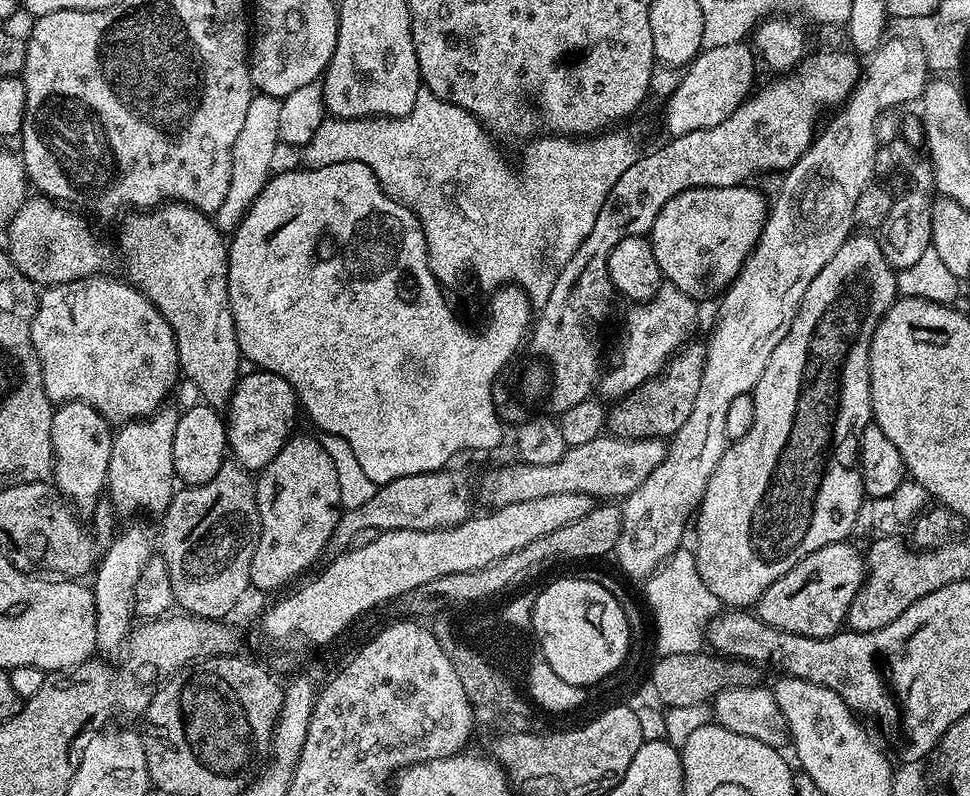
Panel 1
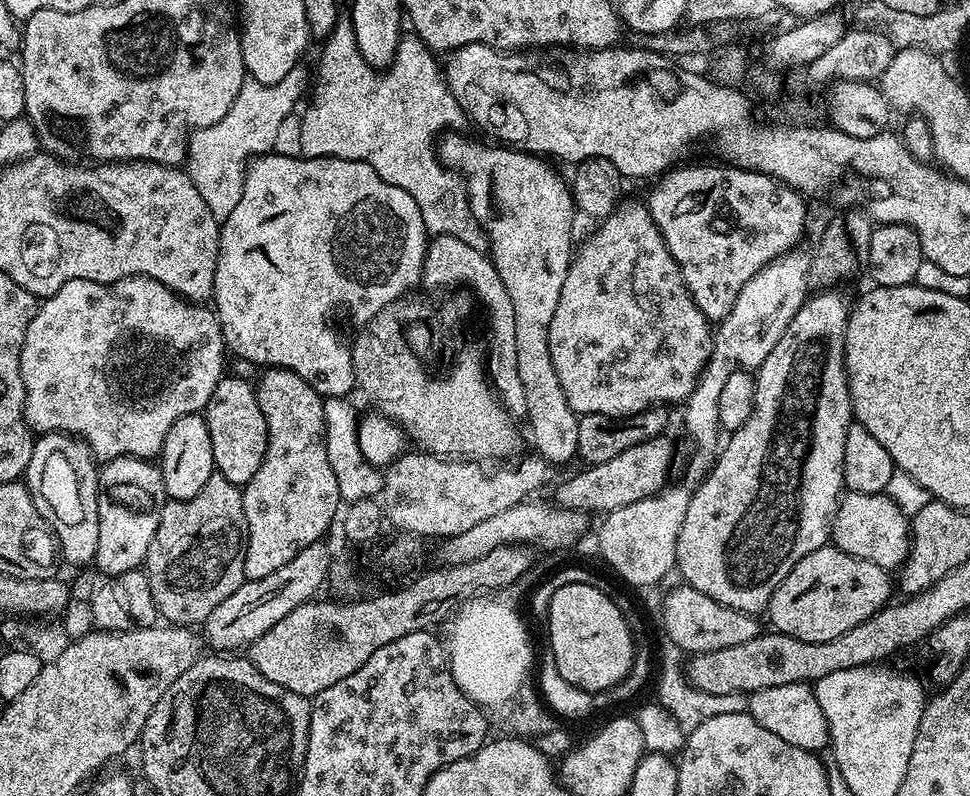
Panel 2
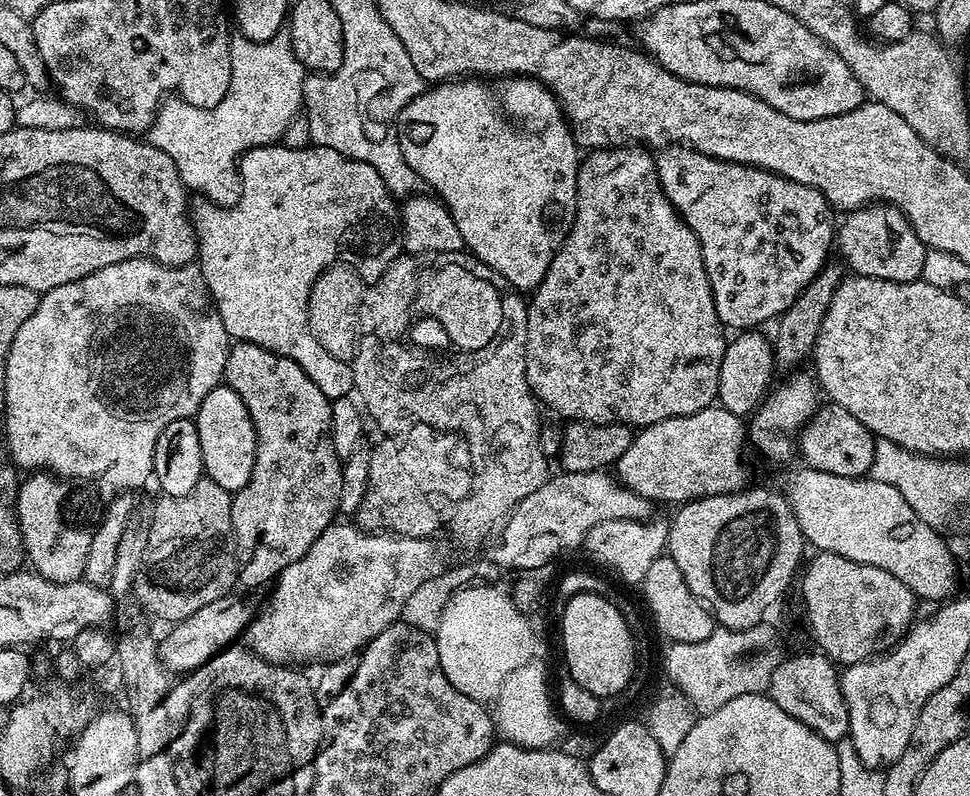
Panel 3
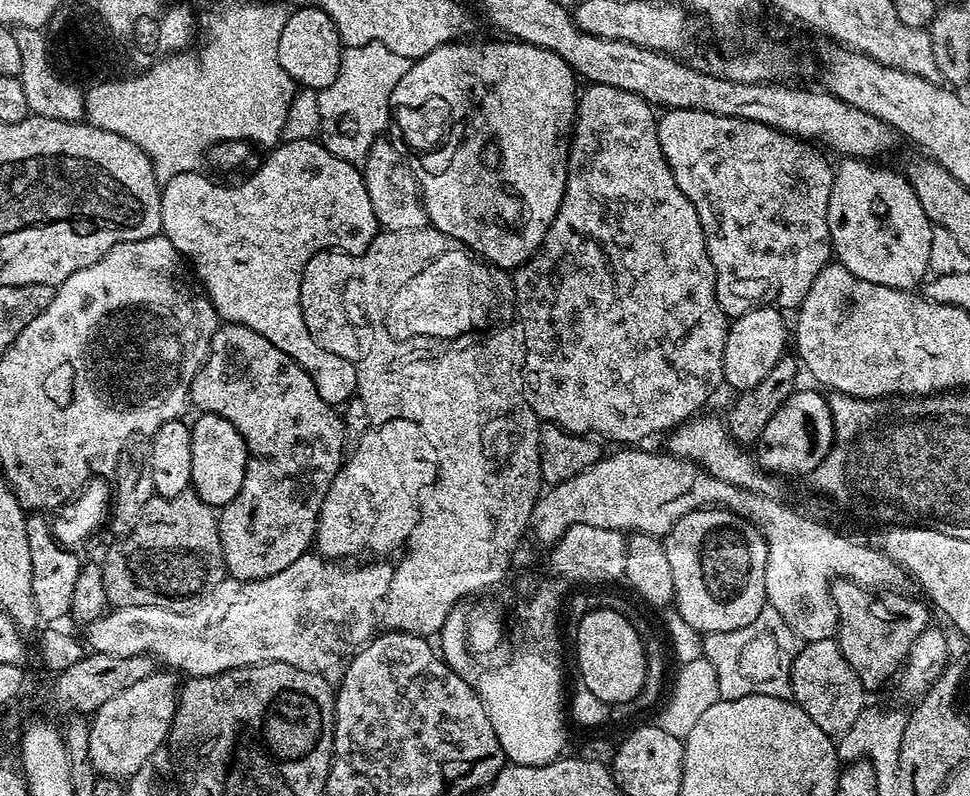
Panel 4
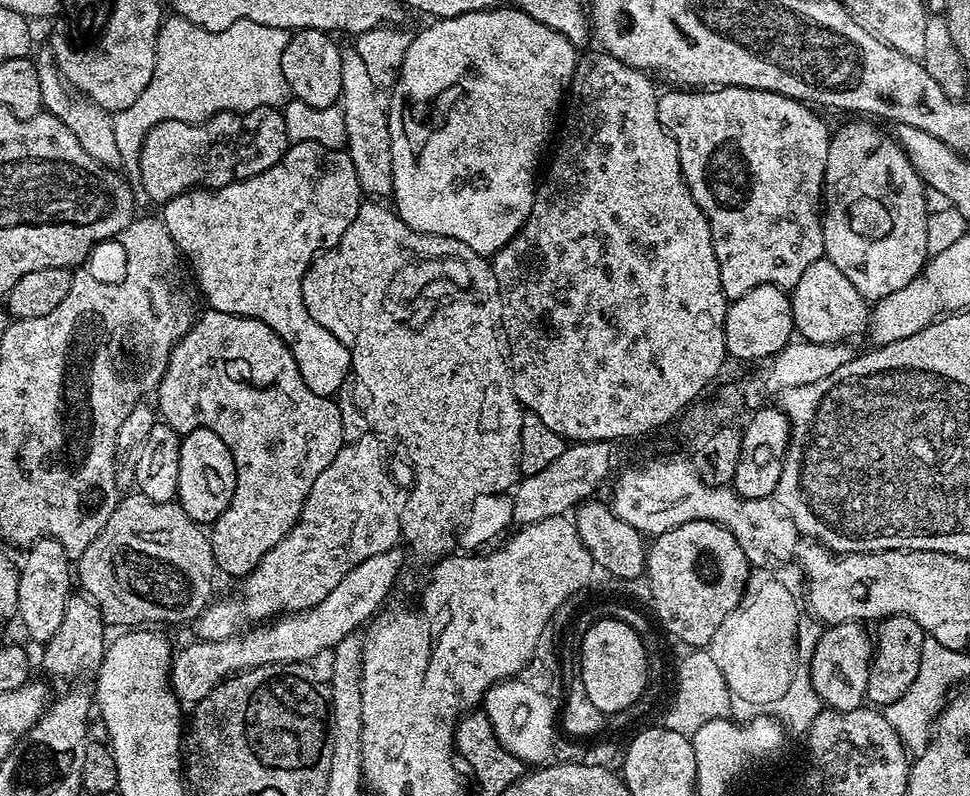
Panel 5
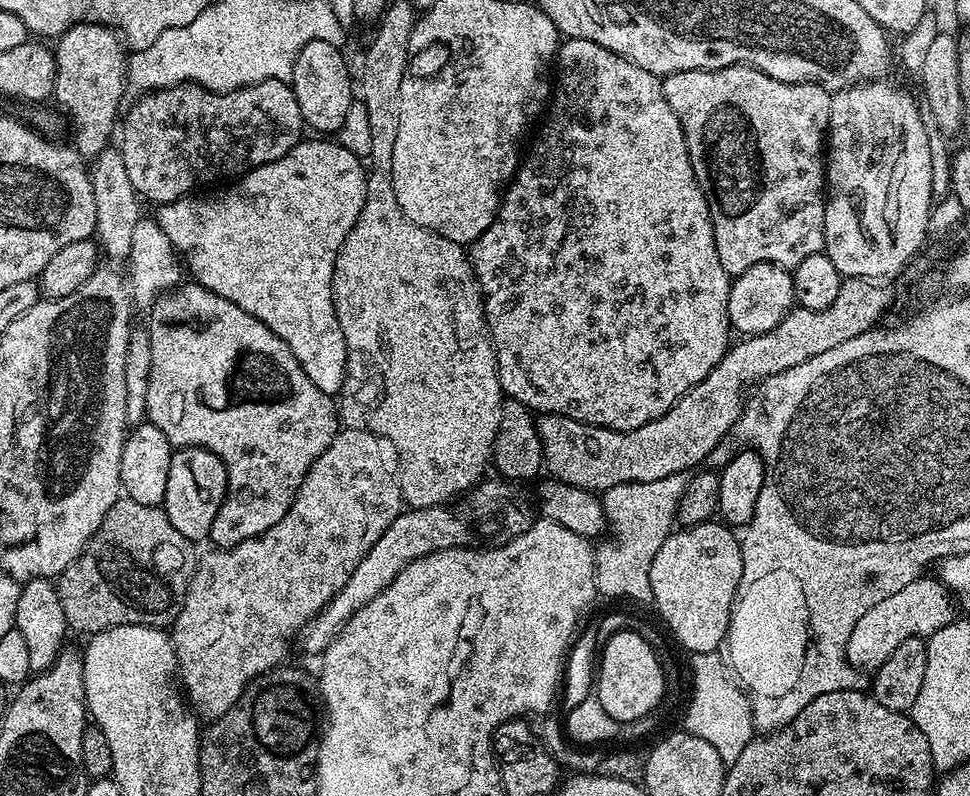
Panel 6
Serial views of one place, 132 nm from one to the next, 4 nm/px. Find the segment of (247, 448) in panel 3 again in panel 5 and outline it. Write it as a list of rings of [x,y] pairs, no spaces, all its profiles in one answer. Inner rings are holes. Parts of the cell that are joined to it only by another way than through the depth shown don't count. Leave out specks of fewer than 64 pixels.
[[[196,428],[187,433],[180,441],[180,457],[178,458],[178,490],[176,500],[180,508],[195,524],[211,526],[217,518],[226,510],[232,501],[234,486],[236,485],[236,467],[234,458],[209,428]]]

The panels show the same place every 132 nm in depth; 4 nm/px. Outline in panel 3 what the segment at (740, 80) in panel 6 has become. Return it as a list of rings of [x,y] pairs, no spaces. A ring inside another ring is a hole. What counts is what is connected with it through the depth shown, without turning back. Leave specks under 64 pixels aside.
[[[669,146],[663,149],[658,160],[658,171],[660,173],[660,185],[666,194],[666,198],[670,198],[670,202],[675,206],[681,220],[686,222],[686,226],[690,226],[690,230],[694,230],[694,234],[698,238],[702,258],[706,266],[706,274],[710,278],[714,306],[718,310],[720,323],[724,325],[725,329],[752,330],[757,326],[764,326],[760,324],[766,323],[767,320],[769,322],[775,321],[790,307],[797,294],[829,263],[828,251],[831,248],[833,251],[834,248],[834,233],[838,228],[838,220],[834,215],[832,205],[818,190],[814,190],[810,186],[802,186],[798,182],[788,180],[785,176],[775,176],[773,172],[767,172],[761,168],[752,168],[748,164],[731,164],[728,160],[719,160],[713,156],[707,156],[698,149],[687,146]]]

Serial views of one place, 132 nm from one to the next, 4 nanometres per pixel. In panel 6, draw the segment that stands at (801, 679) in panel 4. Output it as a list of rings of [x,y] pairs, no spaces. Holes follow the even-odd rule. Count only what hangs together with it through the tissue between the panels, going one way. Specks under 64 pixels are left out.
[[[921,574],[917,580],[902,586],[898,594],[890,594],[890,598],[882,598],[882,602],[874,602],[858,622],[854,622],[854,630],[850,630],[848,639],[848,654],[846,659],[853,668],[865,673],[875,673],[894,654],[894,650],[906,638],[919,636],[927,638],[948,624],[953,623],[952,608],[954,597],[939,579],[930,580],[926,574]]]

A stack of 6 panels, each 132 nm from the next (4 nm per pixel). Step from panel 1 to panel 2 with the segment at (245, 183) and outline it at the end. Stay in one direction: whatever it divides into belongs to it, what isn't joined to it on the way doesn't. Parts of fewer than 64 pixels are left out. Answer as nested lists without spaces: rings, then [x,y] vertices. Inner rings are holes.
[[[292,68],[281,81],[272,85],[264,85],[251,78],[245,79],[226,118],[222,118],[217,124],[197,128],[189,135],[186,171],[198,194],[202,194],[206,206],[210,206],[210,214],[214,214],[217,220],[223,222],[238,206],[244,189],[246,165],[253,158],[273,151],[274,138],[277,137],[282,118],[292,114],[300,95],[303,92],[305,95],[306,80],[304,84],[302,68]]]

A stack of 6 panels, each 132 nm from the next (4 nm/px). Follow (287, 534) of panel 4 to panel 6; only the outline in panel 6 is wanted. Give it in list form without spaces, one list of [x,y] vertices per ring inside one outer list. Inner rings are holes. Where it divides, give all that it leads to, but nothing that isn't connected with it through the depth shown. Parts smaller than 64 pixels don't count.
[[[195,282],[181,283],[173,289],[157,295],[155,300],[156,305],[152,308],[152,321],[147,321],[146,324],[148,345],[152,355],[150,378],[146,386],[146,420],[147,423],[158,426],[158,430],[162,430],[162,434],[166,434],[173,449],[205,448],[219,458],[222,466],[226,466],[228,492],[218,510],[218,518],[214,518],[210,540],[211,543],[216,543],[213,545],[217,549],[233,548],[238,546],[238,542],[246,542],[250,538],[261,536],[263,532],[270,530],[270,526],[274,526],[278,522],[282,522],[282,518],[286,518],[292,505],[292,497],[302,486],[310,466],[323,454],[326,446],[330,446],[330,442],[337,434],[337,405],[334,403],[333,397],[327,396],[325,392],[318,390],[318,386],[314,386],[314,382],[310,382],[306,370],[302,370],[302,366],[298,362],[298,358],[294,358],[290,346],[286,346],[286,342],[282,342],[282,338],[278,338],[278,334],[271,332],[261,320],[246,314],[246,310],[234,306],[234,302],[226,302],[226,298],[206,290],[201,284]]]

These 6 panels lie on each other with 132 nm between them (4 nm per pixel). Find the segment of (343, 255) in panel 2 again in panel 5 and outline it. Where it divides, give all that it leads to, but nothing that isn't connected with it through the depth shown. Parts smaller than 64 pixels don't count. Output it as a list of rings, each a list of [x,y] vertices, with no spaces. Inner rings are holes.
[[[304,141],[289,146],[284,157],[262,174],[235,180],[221,188],[183,192],[163,205],[162,219],[170,238],[174,238],[177,248],[186,257],[203,299],[204,296],[208,299],[207,307],[266,322],[266,326],[270,326],[270,330],[277,332],[288,344],[302,378],[306,378],[306,386],[310,386],[314,394],[335,397],[350,375],[352,353],[307,312],[302,286],[308,267],[321,252],[333,249],[342,234],[346,234],[361,203],[360,183],[347,151]]]

